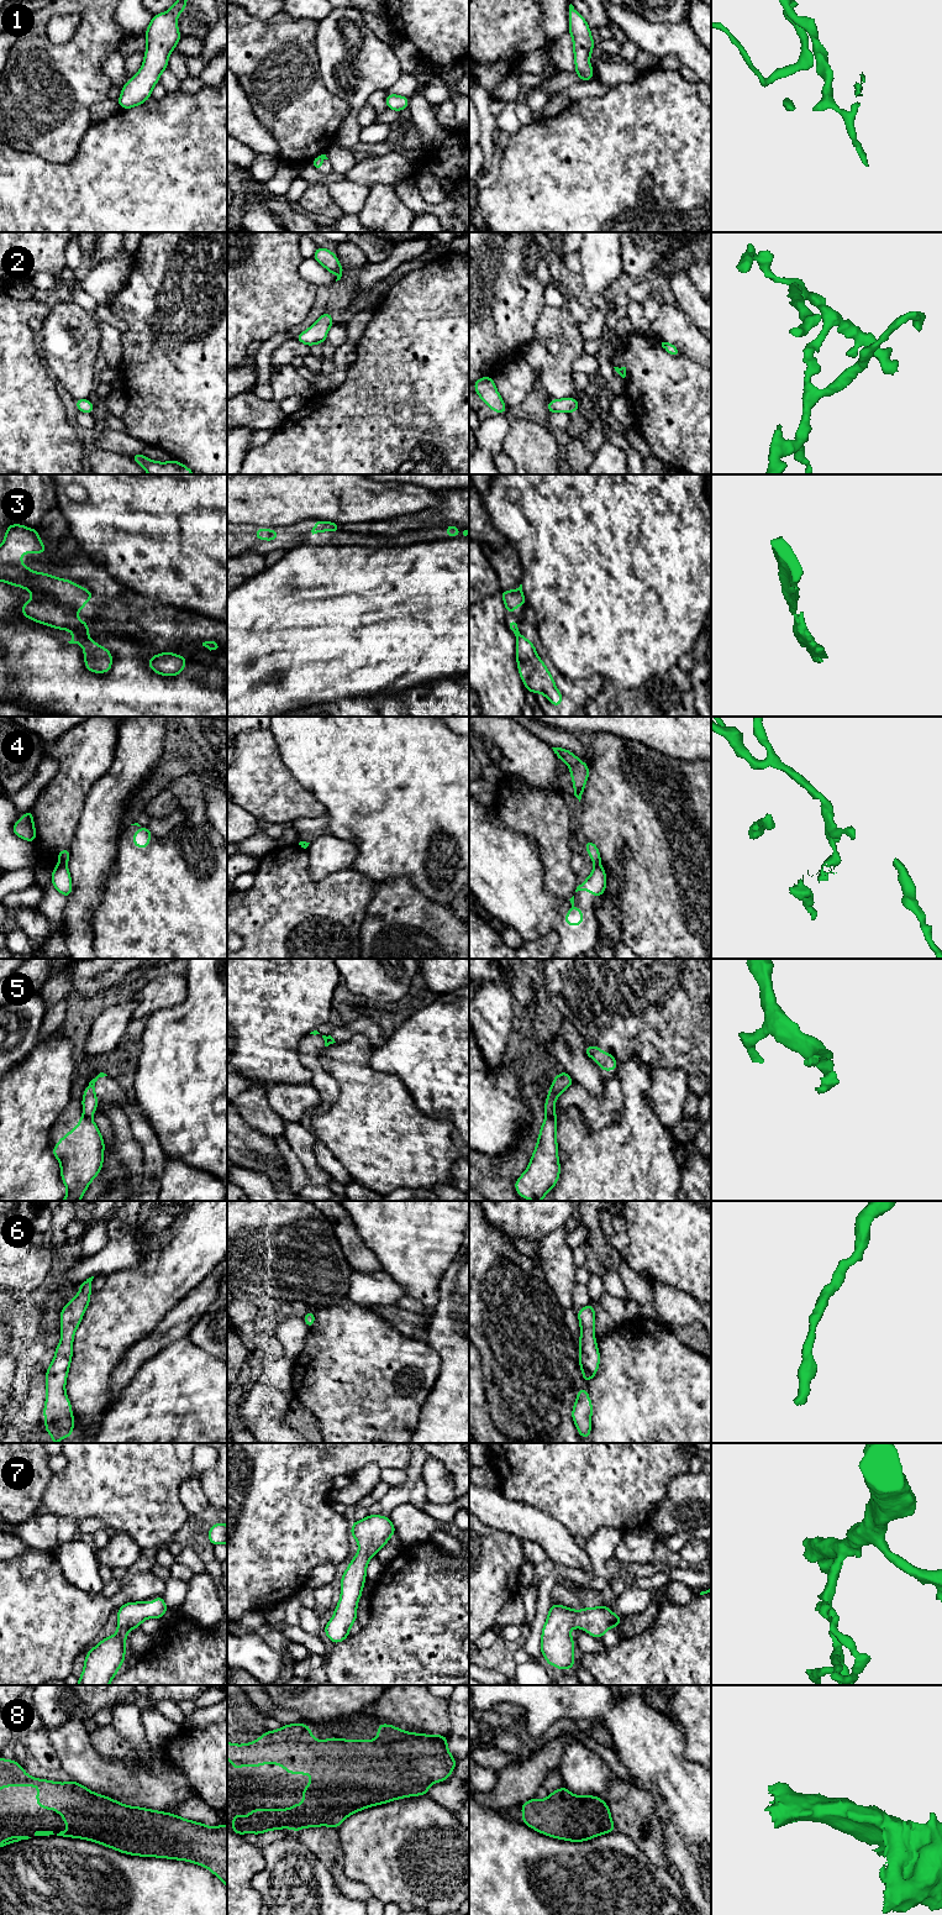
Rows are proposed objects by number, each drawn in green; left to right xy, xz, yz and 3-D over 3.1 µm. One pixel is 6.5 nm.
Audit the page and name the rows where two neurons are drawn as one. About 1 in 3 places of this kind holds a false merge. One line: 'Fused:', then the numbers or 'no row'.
Fused: 3, 4, 5

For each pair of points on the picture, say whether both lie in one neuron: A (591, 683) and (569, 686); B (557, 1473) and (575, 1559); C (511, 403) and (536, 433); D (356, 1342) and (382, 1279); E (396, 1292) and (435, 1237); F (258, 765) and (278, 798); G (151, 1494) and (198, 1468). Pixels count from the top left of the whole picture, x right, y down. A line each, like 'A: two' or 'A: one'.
A: one
B: two
C: two
D: two
E: two
F: one
G: two

